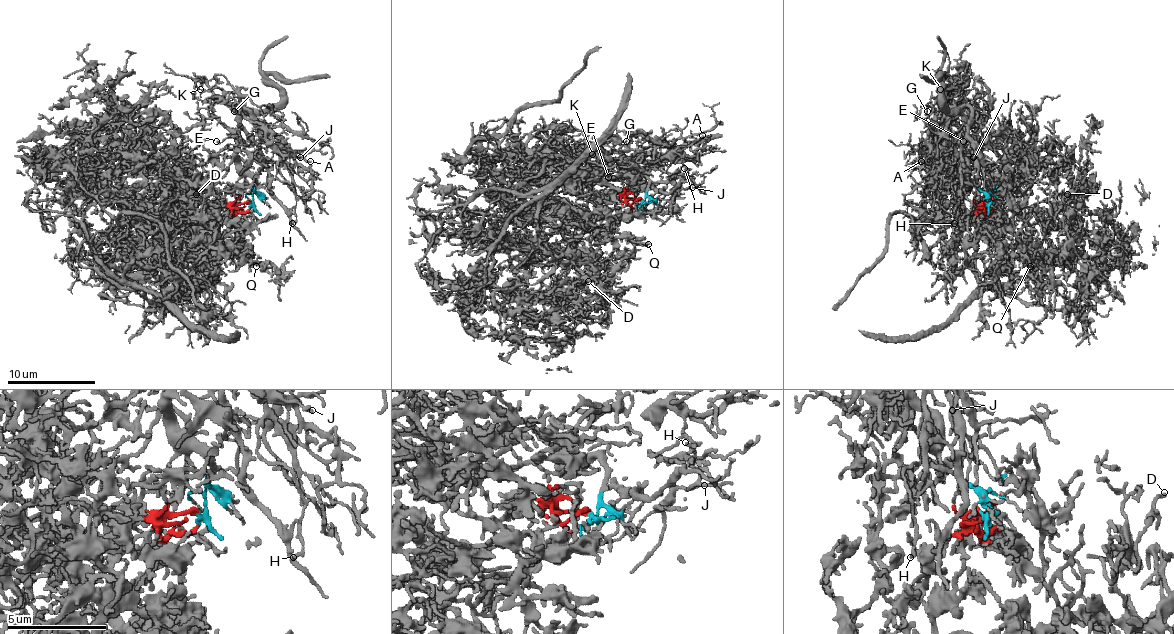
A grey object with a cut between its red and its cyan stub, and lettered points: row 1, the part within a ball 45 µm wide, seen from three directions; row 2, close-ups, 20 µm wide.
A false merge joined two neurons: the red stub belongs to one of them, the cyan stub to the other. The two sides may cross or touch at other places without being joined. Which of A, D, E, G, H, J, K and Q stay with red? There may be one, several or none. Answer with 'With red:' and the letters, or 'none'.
With red: D, Q

